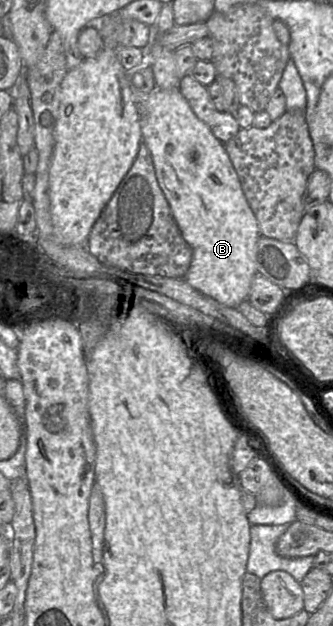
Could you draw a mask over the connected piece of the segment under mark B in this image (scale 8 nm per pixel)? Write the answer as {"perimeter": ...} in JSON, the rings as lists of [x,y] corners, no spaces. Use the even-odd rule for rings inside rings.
{"perimeter":[[[155,88],[138,106],[142,139],[151,154],[159,186],[182,237],[192,249],[191,263],[184,278],[203,294],[223,305],[237,308],[248,299],[251,282],[258,272],[257,242],[260,229],[225,150],[225,144],[195,115],[179,88]]]}

